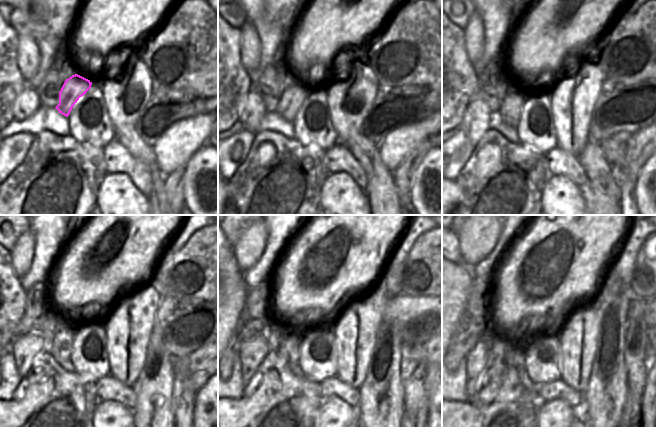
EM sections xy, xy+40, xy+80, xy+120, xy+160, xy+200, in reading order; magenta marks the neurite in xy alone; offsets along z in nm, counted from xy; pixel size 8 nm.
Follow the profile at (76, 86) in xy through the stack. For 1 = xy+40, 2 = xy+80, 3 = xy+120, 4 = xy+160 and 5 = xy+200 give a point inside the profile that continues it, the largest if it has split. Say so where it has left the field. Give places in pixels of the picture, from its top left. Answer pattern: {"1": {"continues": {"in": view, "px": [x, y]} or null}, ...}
{"1": {"continues": {"in": "xy+40", "px": [292, 98]}}, "2": {"continues": {"in": "xy+80", "px": [510, 110]}}, "3": {"continues": {"in": "xy+120", "px": [62, 342]}}, "4": {"continues": {"in": "xy+160", "px": [288, 349]}}, "5": {"continues": {"in": "xy+200", "px": [514, 355]}}}

